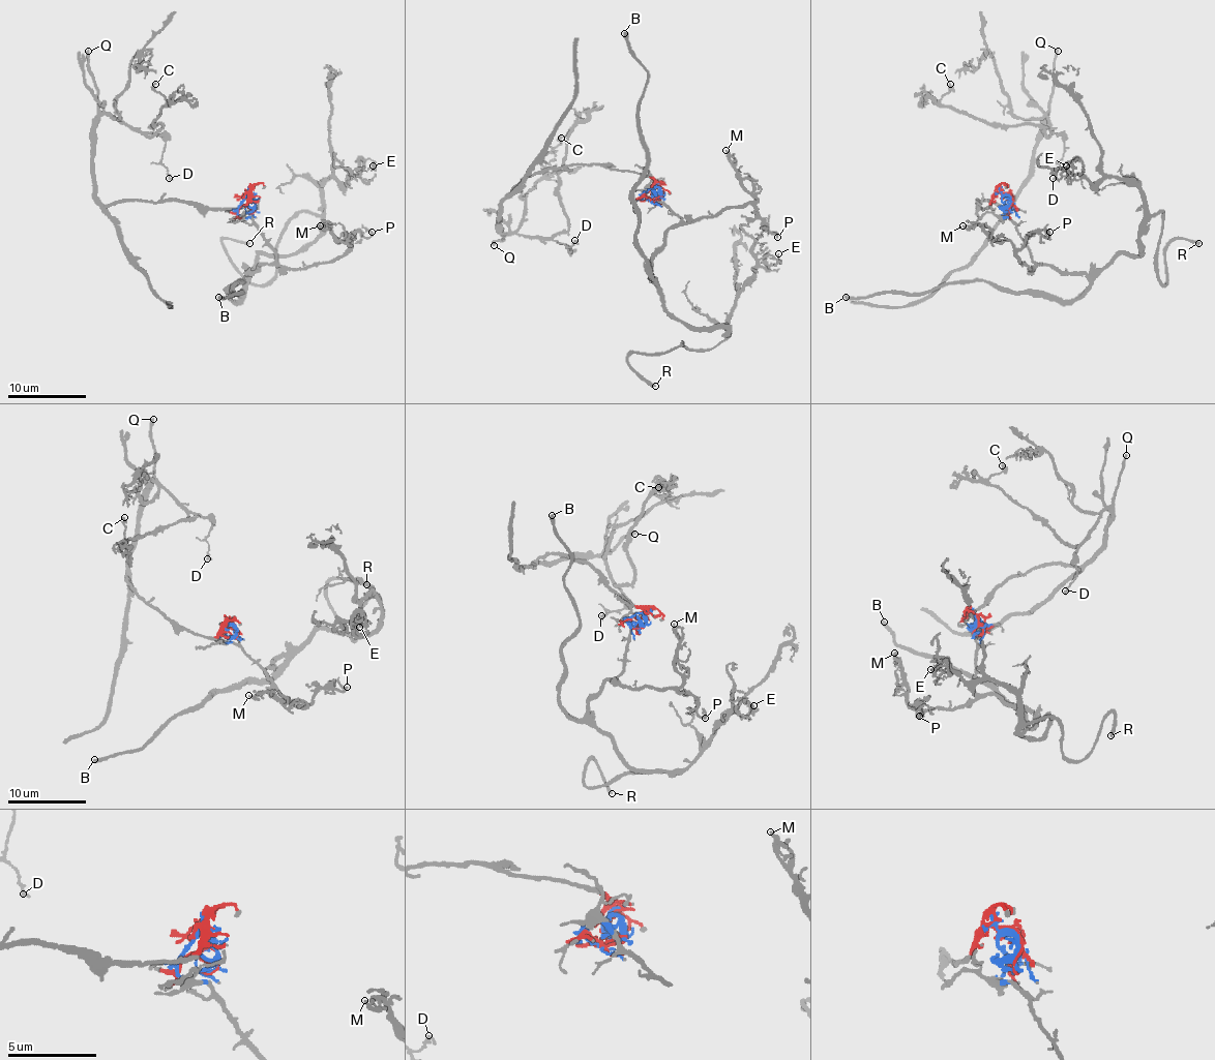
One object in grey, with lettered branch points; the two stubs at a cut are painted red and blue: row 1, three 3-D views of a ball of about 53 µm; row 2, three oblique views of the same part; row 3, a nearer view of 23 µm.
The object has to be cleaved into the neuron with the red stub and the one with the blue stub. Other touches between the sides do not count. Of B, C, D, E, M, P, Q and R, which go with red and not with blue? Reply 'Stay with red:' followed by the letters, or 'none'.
Stay with red: C, D, Q

